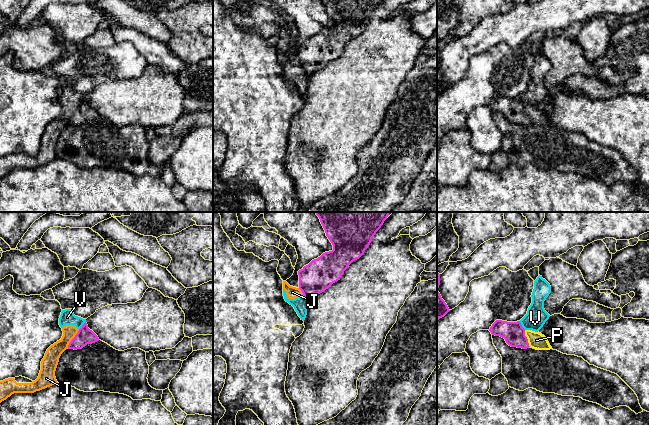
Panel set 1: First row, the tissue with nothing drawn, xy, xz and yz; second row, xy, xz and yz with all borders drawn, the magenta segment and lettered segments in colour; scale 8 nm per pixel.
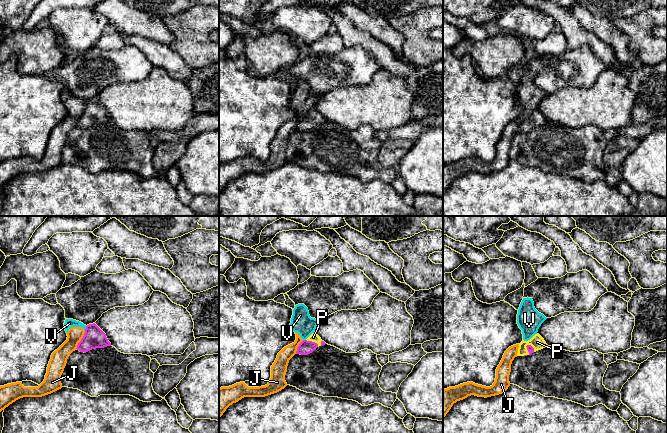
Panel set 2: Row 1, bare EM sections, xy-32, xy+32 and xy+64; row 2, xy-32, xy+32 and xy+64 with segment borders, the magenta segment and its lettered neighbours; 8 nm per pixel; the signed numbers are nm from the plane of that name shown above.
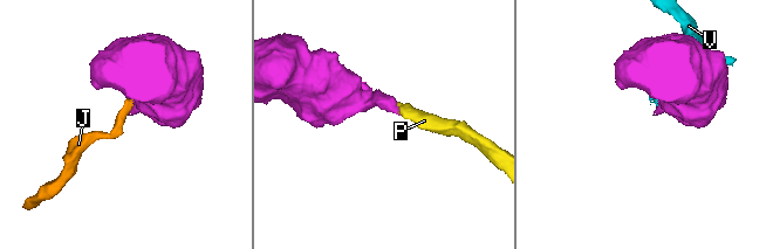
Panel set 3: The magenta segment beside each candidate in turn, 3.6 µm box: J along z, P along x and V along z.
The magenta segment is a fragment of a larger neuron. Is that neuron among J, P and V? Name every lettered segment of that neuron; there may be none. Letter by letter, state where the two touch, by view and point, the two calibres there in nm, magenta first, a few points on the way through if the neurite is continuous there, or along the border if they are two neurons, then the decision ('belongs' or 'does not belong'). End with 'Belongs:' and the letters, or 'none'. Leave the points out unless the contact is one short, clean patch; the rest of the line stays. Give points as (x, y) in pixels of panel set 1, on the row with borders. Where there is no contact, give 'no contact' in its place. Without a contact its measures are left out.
J: contact xy (72, 339); calibres 130 and 130 nm; border xy (79, 329), (67, 348); does not belong
P: contact yz (526, 338); calibres 180 and 140 nm; way yz (514, 334), (520, 338), (526, 338), (536, 340); belongs
V: contact yz (521, 325); calibres 180 and 170 nm; border yz (519, 321), (525, 329); does not belong
Belongs: P

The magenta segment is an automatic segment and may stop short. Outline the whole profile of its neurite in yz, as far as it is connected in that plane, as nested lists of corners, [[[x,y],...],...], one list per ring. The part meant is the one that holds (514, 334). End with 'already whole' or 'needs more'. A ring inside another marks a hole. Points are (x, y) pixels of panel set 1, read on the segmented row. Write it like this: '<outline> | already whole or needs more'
[[[496,320],[490,327],[489,331],[492,335],[504,338],[506,343],[511,347],[522,349],[530,347],[536,350],[552,349],[544,335],[532,330],[525,330],[520,321],[507,322]]] | needs more

